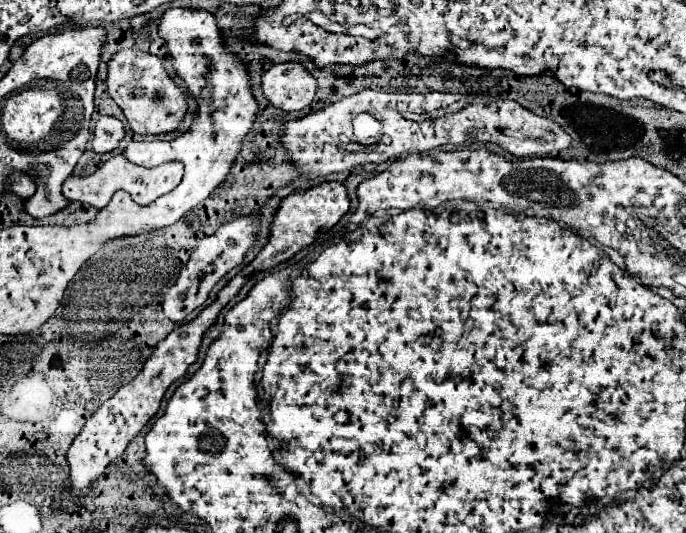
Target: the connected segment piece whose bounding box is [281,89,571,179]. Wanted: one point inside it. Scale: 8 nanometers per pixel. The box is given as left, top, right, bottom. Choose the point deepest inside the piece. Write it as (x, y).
(320, 143)

